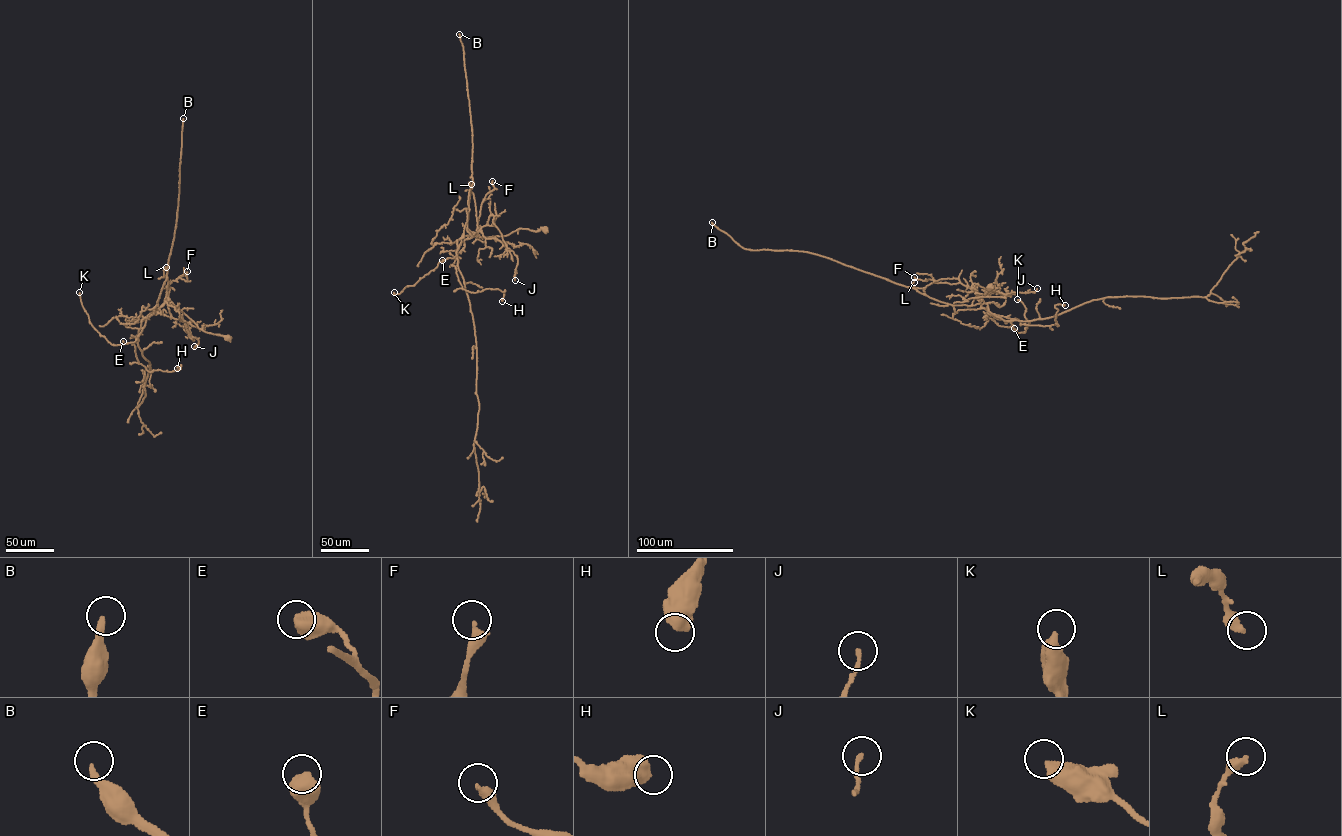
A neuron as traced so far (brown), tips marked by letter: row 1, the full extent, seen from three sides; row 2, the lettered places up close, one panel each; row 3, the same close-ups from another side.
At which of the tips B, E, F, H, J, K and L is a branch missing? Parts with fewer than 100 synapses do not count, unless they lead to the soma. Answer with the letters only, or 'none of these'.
B

